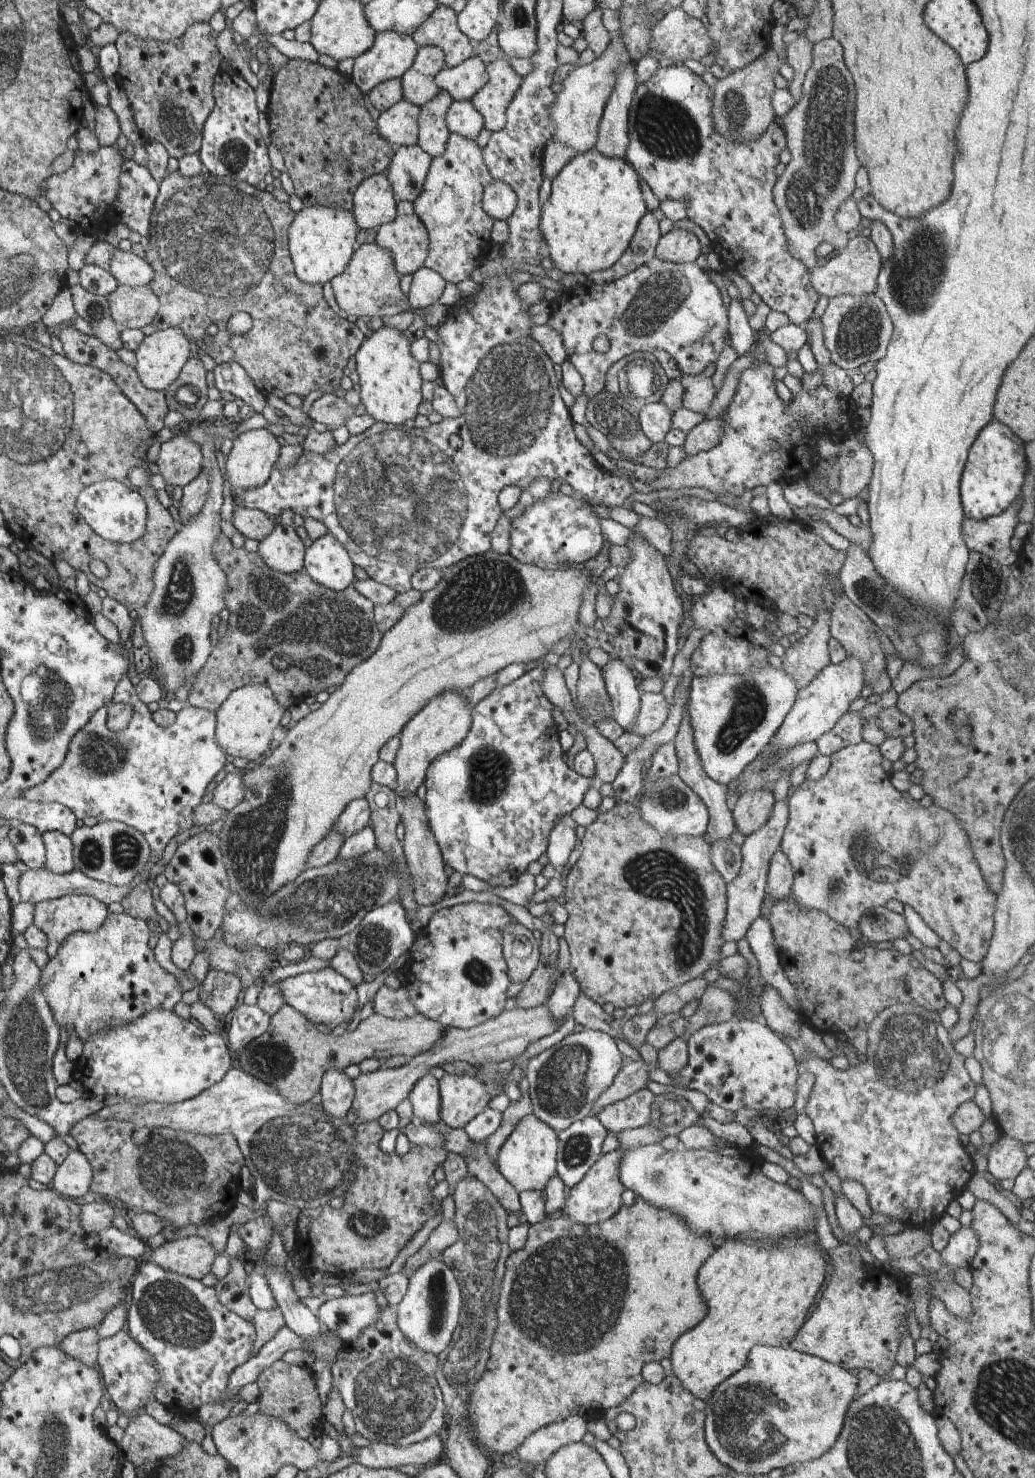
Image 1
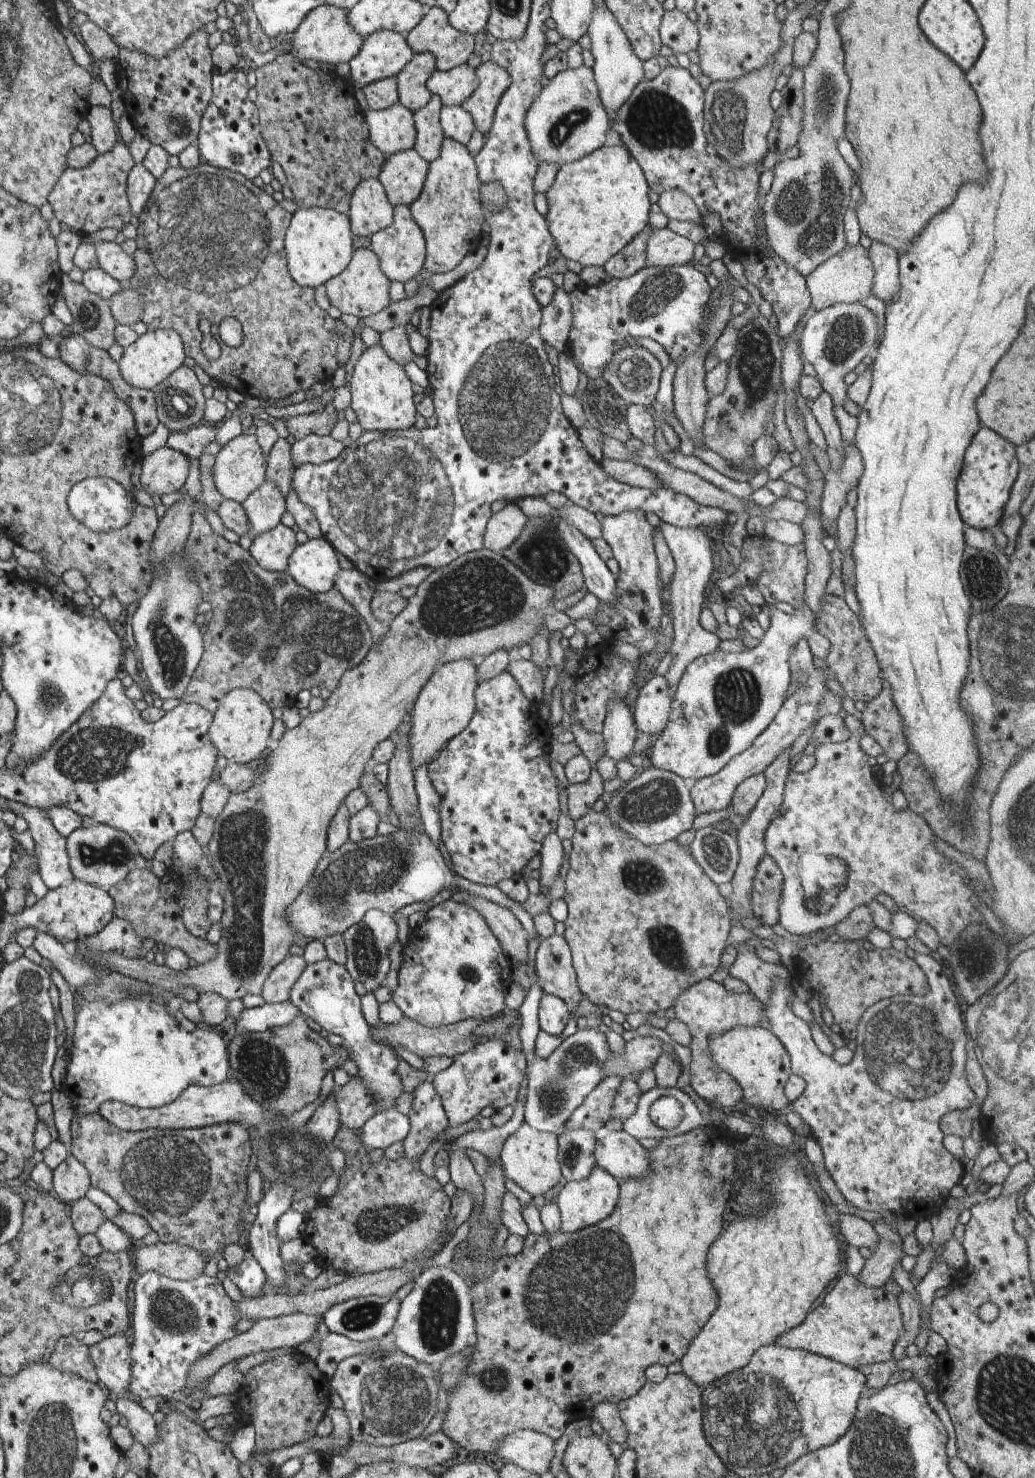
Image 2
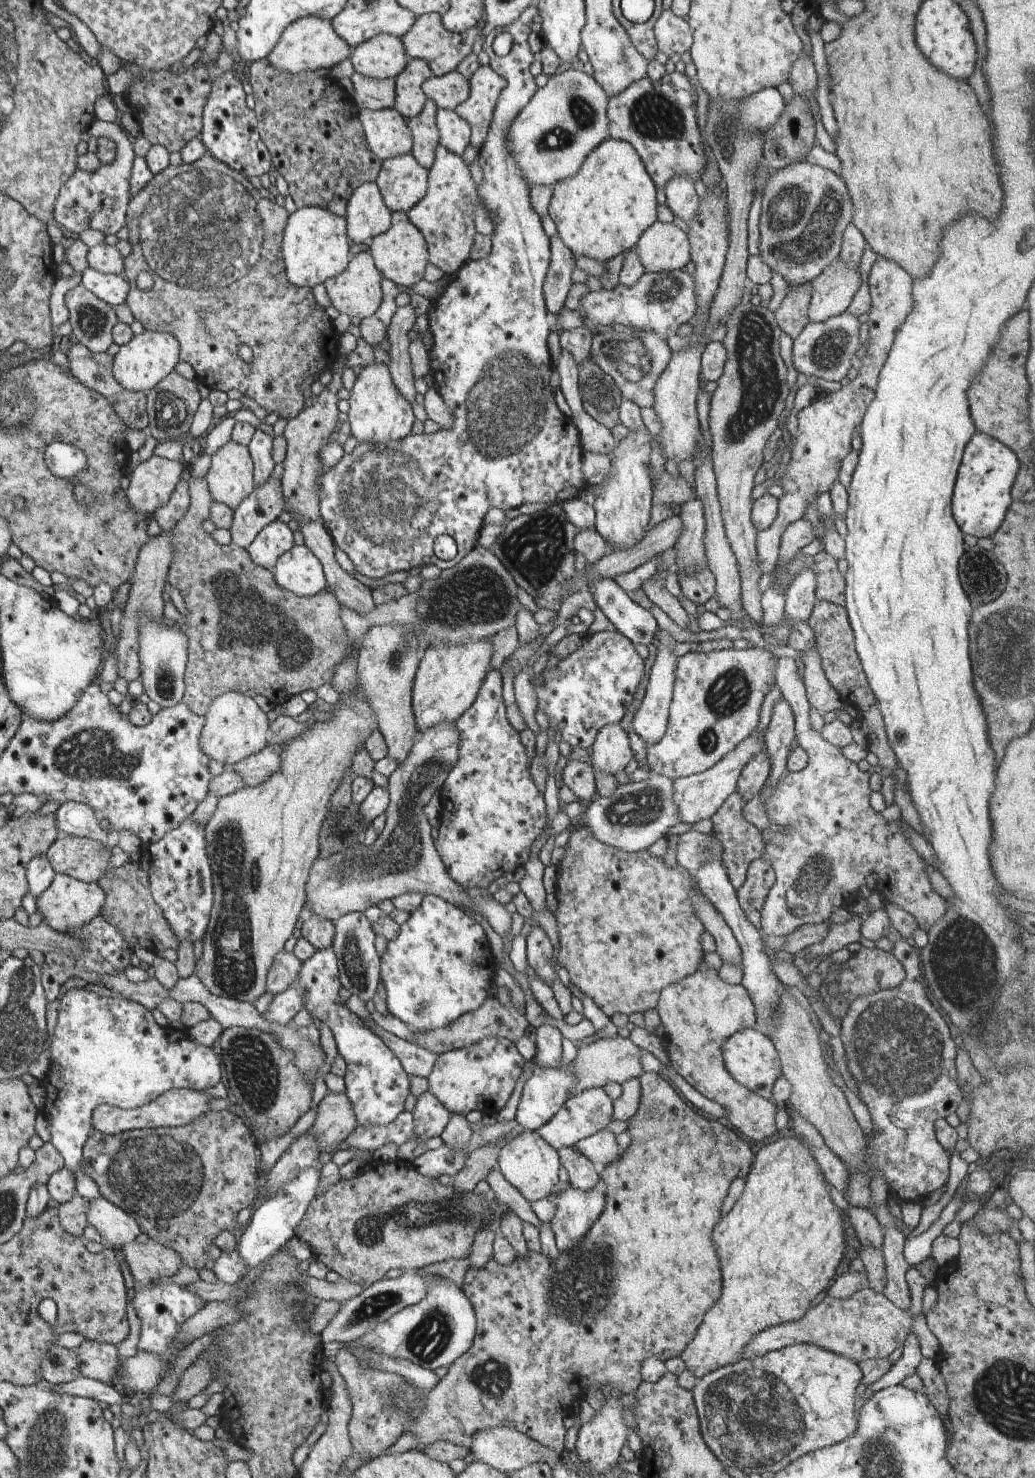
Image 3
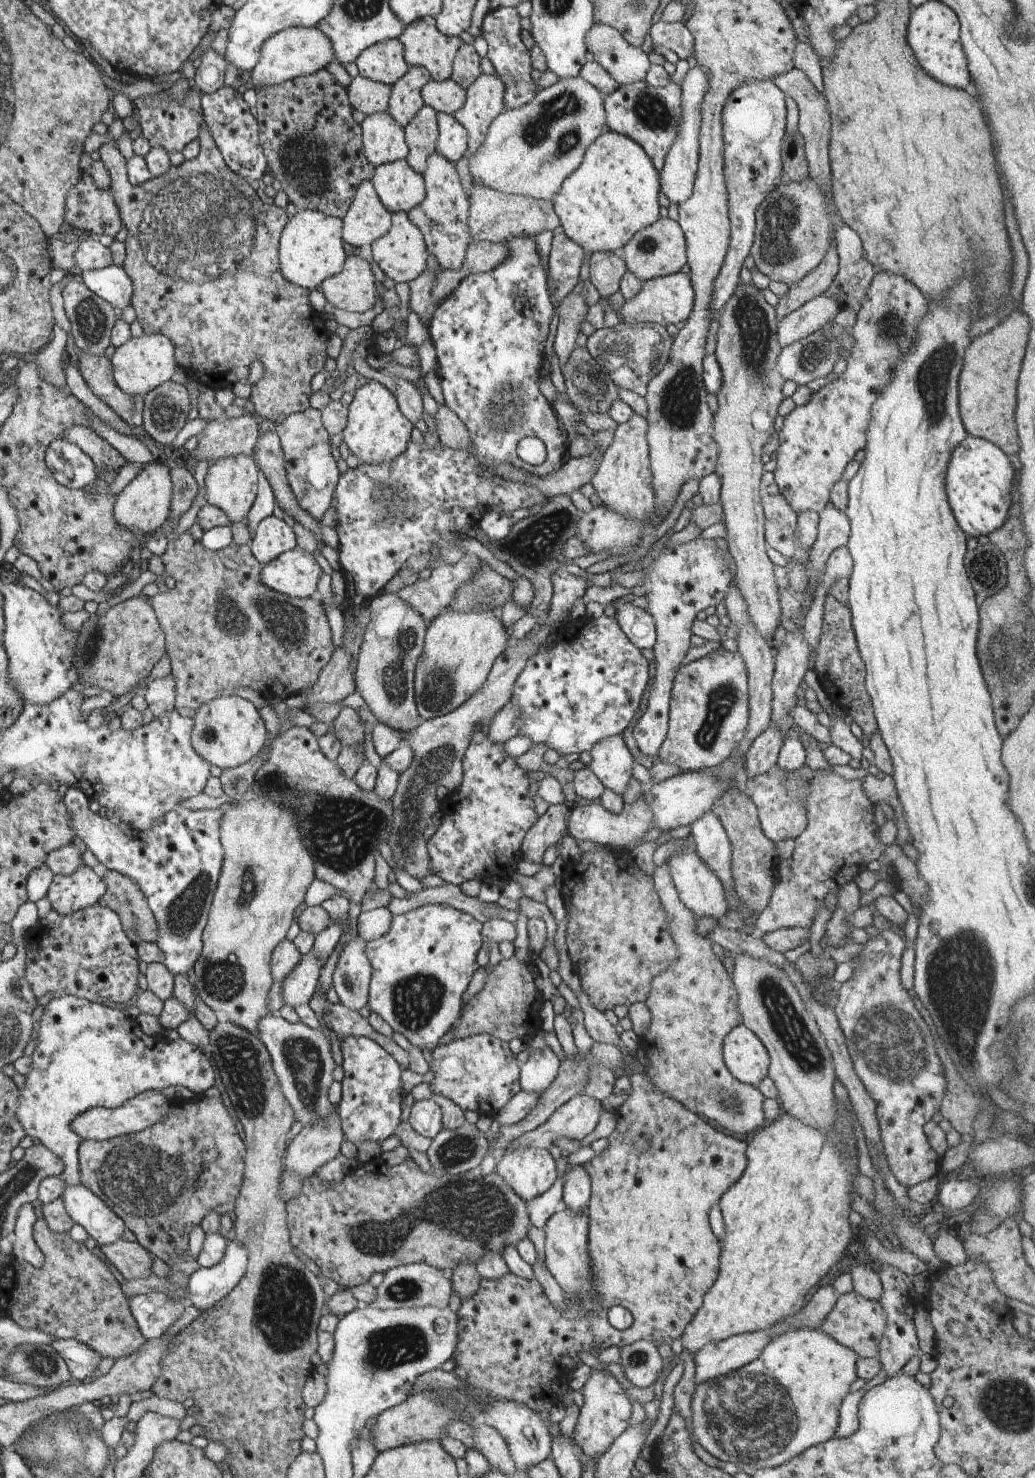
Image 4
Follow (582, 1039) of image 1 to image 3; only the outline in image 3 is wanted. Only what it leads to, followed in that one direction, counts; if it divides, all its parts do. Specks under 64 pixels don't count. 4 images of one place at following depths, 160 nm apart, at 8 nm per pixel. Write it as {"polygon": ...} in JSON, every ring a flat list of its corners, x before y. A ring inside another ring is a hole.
{"polygon":[[567,1040,567,1042,563,1042,563,1054,561,1054,561,1064,559,1066,555,1066,555,1068,533,1066,531,1076,523,1084,523,1090,521,1090,521,1097,519,1098,519,1104,517,1104,517,1111,515,1112,514,1120,522,1130,535,1131,539,1126,543,1126,561,1108,563,1102,572,1096,571,1088,575,1086,577,1078,571,1072,569,1062,575,1058,575,1054,577,1054,577,1048]]}

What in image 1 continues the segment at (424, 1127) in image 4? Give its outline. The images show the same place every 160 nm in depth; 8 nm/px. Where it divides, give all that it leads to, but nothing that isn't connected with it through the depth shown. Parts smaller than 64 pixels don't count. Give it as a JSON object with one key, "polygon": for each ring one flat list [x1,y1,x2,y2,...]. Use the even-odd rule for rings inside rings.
{"polygon":[[431,1074,424,1075,408,1095,413,1107,414,1122,432,1125,439,1119,438,1081]]}

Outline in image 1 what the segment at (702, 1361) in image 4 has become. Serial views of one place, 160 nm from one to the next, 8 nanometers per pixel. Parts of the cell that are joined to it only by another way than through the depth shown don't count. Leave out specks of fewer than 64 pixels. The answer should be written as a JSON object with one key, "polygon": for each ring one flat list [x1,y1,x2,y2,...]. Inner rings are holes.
{"polygon":[[852,1242,840,1243,839,1246,825,1251,825,1255,828,1264,831,1265,829,1282,823,1288,821,1300,817,1302,815,1311,805,1320,789,1342,789,1348,817,1356,850,1372,854,1369,867,1369,875,1372,879,1378,885,1378,895,1364,895,1353,903,1334,901,1330,915,1329,912,1321,914,1302,911,1296,913,1294,909,1292,902,1280,886,1272,884,1265,876,1269,875,1266,861,1261]]}

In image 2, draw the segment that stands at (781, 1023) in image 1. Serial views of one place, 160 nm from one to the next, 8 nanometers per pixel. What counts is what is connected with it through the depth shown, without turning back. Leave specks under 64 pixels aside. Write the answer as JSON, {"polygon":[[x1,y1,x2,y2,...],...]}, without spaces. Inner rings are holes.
{"polygon":[[739,942,734,945,735,960,726,970,727,975,741,980,752,996,762,1004,767,1002,767,994,775,982,789,982,791,971,781,963,766,964,752,952,750,943]]}

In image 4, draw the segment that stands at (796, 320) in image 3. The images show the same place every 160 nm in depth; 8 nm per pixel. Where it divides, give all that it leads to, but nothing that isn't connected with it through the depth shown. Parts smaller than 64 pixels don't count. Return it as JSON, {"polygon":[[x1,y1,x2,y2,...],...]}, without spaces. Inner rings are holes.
{"polygon":[[832,237,829,240,829,249,822,262,801,280,788,286,787,292,779,297,779,302,774,307,775,318,778,322,809,300,816,298,829,287,838,272,838,257,836,243]]}

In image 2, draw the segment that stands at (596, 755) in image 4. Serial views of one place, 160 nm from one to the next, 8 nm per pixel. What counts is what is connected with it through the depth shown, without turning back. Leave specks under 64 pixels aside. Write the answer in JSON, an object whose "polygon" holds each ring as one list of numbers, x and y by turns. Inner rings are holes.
{"polygon":[[611,700,601,728,603,738,603,755,619,762,631,755,636,740,637,730,631,718,627,704,622,700]]}

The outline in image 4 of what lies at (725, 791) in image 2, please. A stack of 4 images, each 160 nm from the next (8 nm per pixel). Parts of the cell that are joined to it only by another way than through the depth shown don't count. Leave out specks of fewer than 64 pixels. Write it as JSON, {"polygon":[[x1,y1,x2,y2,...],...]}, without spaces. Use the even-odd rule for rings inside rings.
{"polygon":[[715,767,702,771,683,772,663,782,644,787,642,795,647,804,647,810,651,812,651,828,669,832,681,826,691,825,705,812,710,812,713,802,725,792,723,784,713,778,713,770]]}

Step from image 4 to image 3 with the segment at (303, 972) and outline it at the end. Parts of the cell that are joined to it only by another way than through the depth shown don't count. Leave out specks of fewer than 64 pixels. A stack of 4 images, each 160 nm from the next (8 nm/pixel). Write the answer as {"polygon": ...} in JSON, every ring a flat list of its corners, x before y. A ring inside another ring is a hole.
{"polygon":[[292,983,287,986,283,992,273,995,269,1008,260,1016,269,1022,277,1022,277,1024,291,1023,291,1020,297,1012,303,1007,303,994,297,986]]}

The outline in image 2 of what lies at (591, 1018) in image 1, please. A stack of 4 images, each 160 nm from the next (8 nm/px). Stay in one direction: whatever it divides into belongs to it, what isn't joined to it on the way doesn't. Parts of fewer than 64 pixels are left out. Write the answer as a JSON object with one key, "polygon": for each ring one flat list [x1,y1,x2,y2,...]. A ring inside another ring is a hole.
{"polygon":[[554,934,543,938,535,950,533,962,542,993,559,998,569,1013,575,1012,584,996,577,988,569,948,562,936]]}

